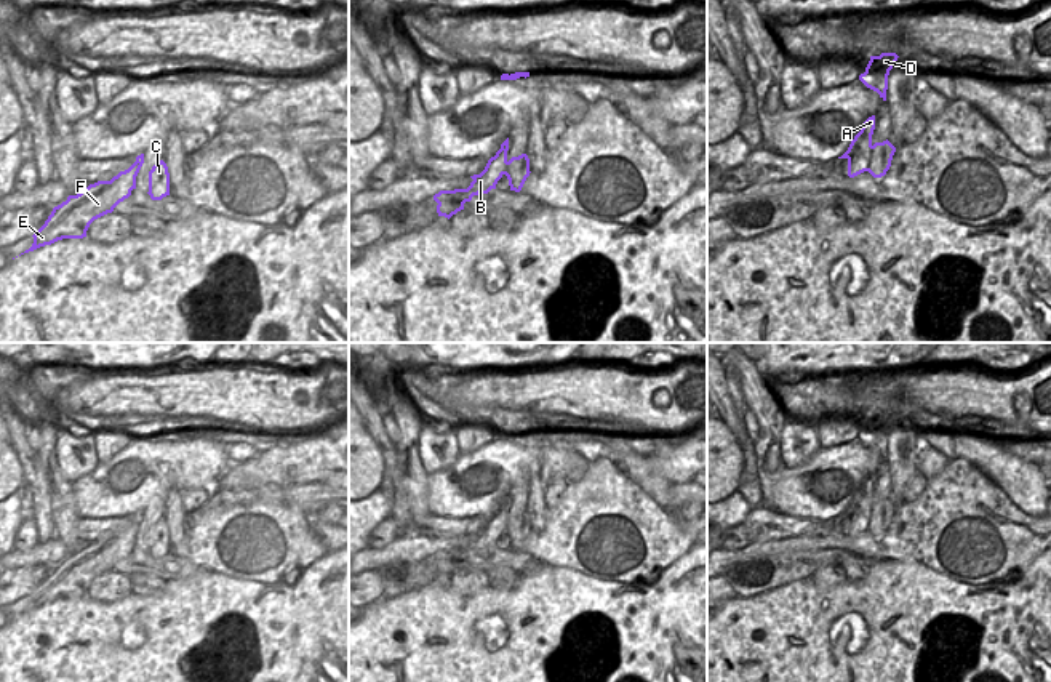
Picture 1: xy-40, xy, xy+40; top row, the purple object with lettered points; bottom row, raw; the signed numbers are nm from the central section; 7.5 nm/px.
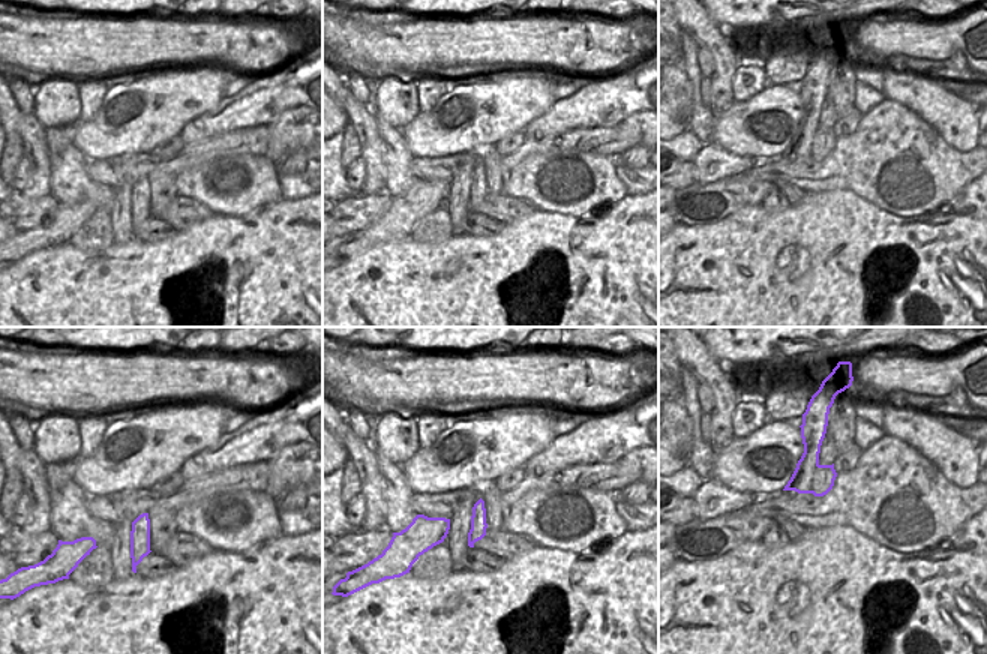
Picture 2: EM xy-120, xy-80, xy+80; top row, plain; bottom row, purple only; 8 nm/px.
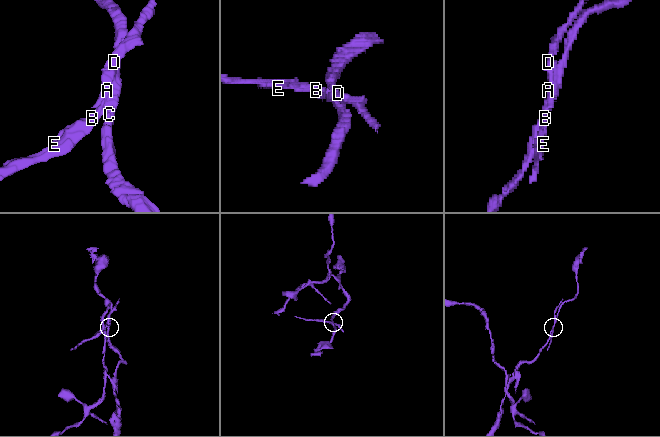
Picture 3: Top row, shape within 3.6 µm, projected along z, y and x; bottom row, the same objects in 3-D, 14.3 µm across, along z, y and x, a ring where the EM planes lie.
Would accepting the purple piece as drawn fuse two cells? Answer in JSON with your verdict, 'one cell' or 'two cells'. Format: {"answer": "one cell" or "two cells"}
{"answer": "two cells"}

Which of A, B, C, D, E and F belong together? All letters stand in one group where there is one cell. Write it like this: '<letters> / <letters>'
A B D E F / C

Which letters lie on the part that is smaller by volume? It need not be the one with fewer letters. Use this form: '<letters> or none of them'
A, B, D, E, F

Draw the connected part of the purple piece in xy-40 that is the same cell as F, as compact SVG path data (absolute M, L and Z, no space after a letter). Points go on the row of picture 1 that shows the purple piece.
M144 154L125 171L110 181L90 184L77 195L69 195L66 202L54 207L45 224L32 235L34 243L24 253L51 245L62 239L83 239L90 224L112 213L114 208L131 195L136 189L136 176L144 163Z

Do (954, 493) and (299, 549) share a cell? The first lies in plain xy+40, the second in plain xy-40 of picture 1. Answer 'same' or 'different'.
same

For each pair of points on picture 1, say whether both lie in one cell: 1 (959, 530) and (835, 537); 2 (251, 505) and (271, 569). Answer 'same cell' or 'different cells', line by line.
1: same cell
2: same cell

